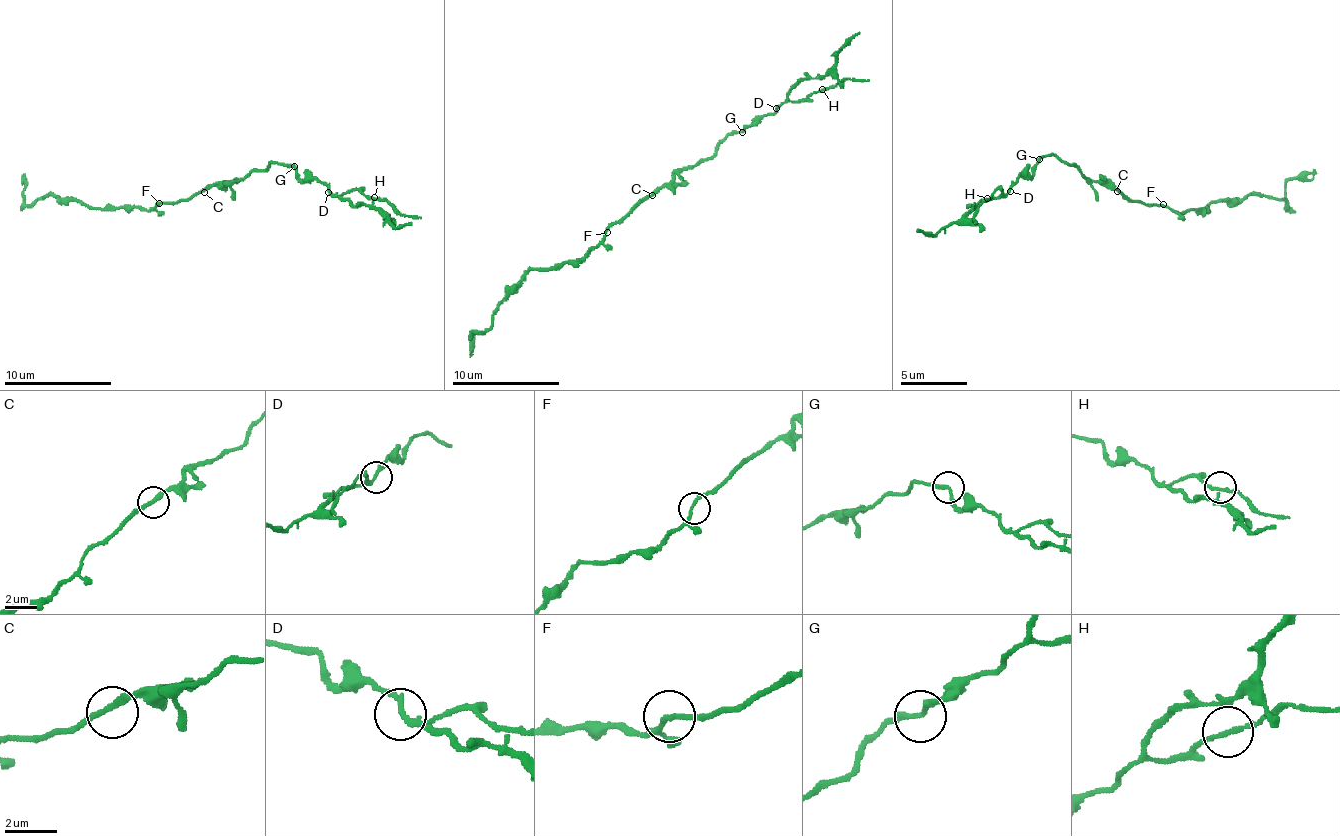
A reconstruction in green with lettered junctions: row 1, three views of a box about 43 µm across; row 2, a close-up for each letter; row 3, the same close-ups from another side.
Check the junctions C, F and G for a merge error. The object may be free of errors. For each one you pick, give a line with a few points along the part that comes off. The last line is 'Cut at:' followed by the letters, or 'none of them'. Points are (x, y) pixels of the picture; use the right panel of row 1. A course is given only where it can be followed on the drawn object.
G: foreign part runs (1040, 158), (1034, 175), (1024, 175), (1004, 195), (984, 198), (954, 224), (934, 234), (917, 228)
Cut at: G

